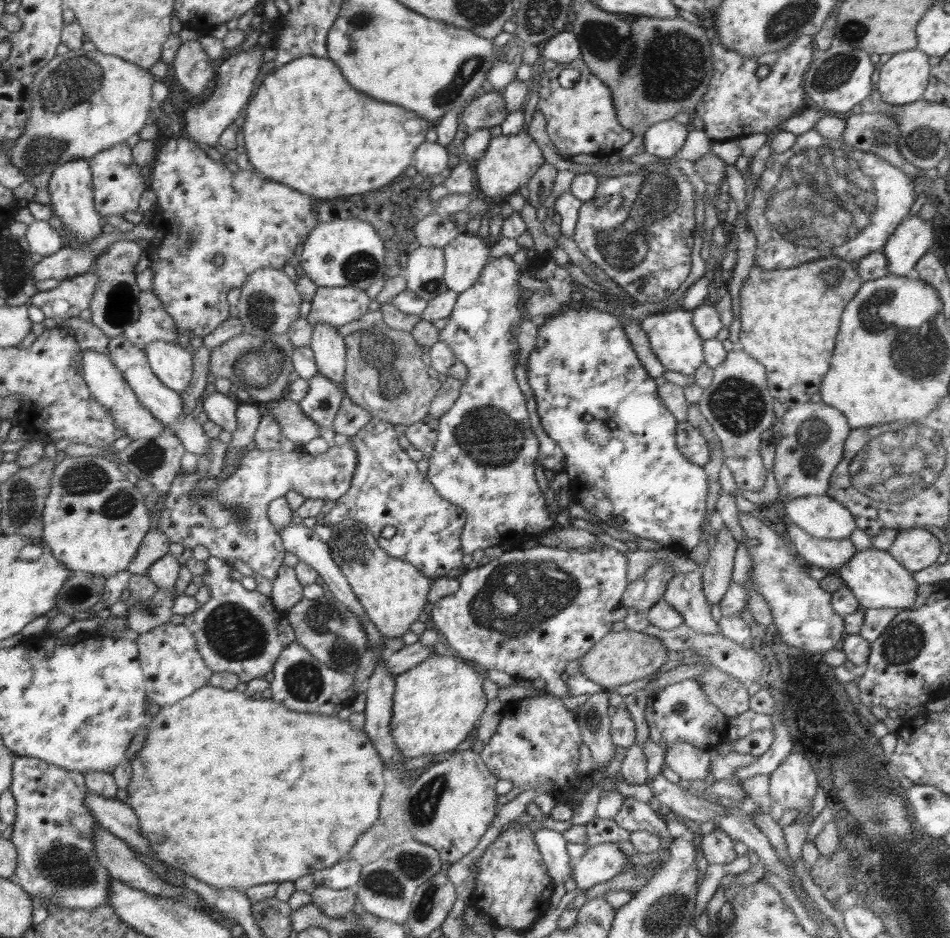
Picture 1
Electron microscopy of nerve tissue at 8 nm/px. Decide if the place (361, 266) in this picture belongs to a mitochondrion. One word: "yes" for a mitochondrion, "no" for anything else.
yes

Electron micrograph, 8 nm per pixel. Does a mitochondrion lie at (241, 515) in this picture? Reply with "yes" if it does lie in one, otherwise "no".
yes

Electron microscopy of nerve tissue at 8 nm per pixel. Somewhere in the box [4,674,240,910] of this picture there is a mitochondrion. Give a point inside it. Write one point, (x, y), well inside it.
(65, 865)

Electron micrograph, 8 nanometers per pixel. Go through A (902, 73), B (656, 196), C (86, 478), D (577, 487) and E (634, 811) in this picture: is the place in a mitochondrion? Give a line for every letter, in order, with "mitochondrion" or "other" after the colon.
A: other
B: mitochondrion
C: mitochondrion
D: other
E: other

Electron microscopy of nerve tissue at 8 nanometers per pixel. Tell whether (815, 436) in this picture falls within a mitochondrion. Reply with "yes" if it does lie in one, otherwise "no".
yes

